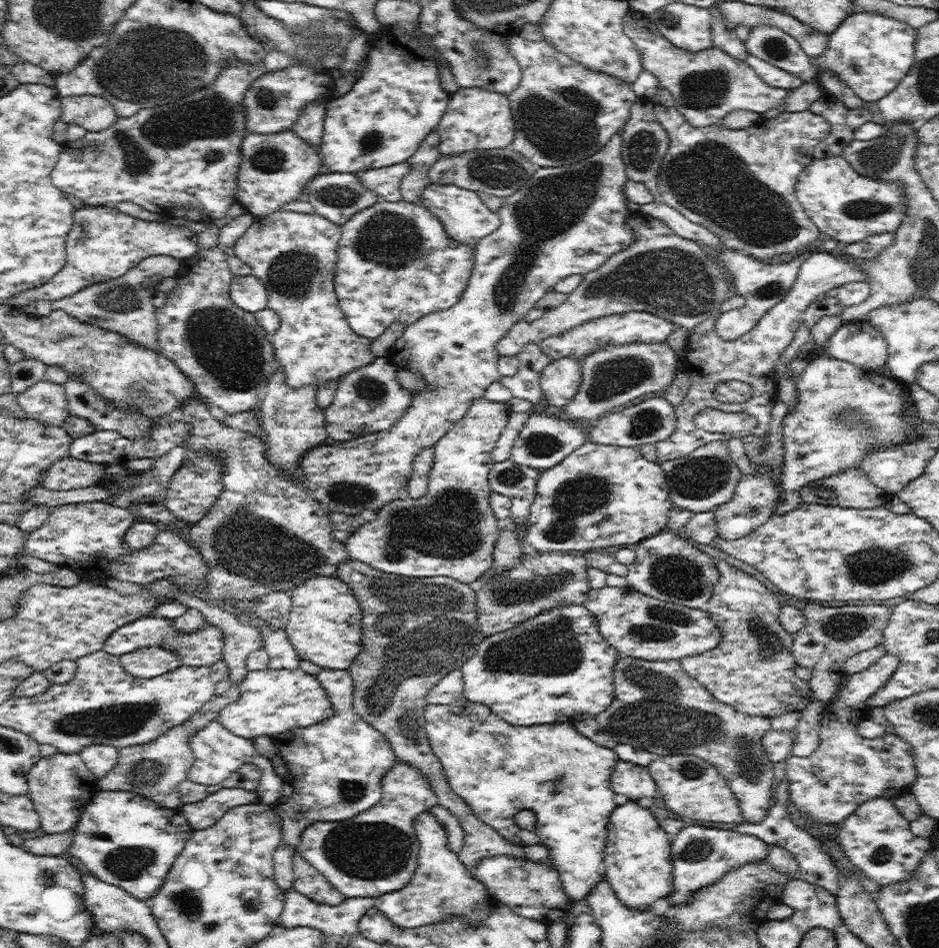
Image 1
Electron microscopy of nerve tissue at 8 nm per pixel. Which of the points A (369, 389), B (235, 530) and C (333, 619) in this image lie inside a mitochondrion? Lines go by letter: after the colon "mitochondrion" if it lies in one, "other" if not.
A: mitochondrion
B: mitochondrion
C: other

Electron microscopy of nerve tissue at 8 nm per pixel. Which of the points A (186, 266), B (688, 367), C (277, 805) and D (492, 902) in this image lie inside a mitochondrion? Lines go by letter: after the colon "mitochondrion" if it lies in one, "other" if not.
A: other
B: other
C: other
D: other

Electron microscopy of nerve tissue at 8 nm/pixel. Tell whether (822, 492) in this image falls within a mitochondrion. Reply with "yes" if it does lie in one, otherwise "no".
yes

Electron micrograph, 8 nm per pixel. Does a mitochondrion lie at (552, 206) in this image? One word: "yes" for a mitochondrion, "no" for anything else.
yes

